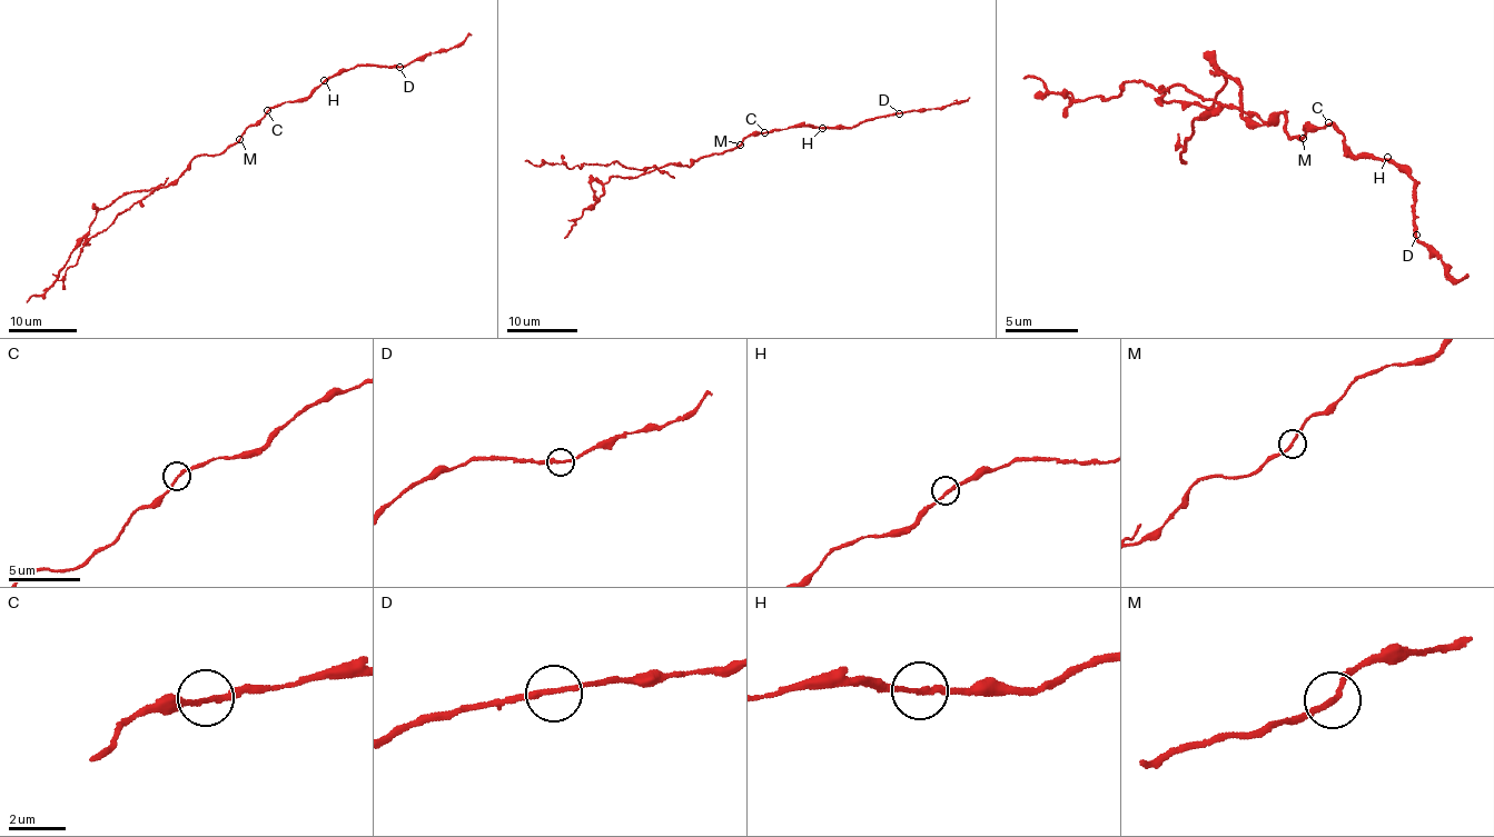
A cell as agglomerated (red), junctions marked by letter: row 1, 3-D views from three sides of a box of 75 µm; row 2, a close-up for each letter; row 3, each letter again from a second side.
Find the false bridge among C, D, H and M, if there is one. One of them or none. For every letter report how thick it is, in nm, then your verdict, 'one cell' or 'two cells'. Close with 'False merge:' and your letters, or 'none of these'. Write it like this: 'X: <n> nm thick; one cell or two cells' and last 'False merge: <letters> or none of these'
C: 170 nm thick; one cell
D: 180 nm thick; one cell
H: 180 nm thick; one cell
M: 170 nm thick; two cells
False merge: M

